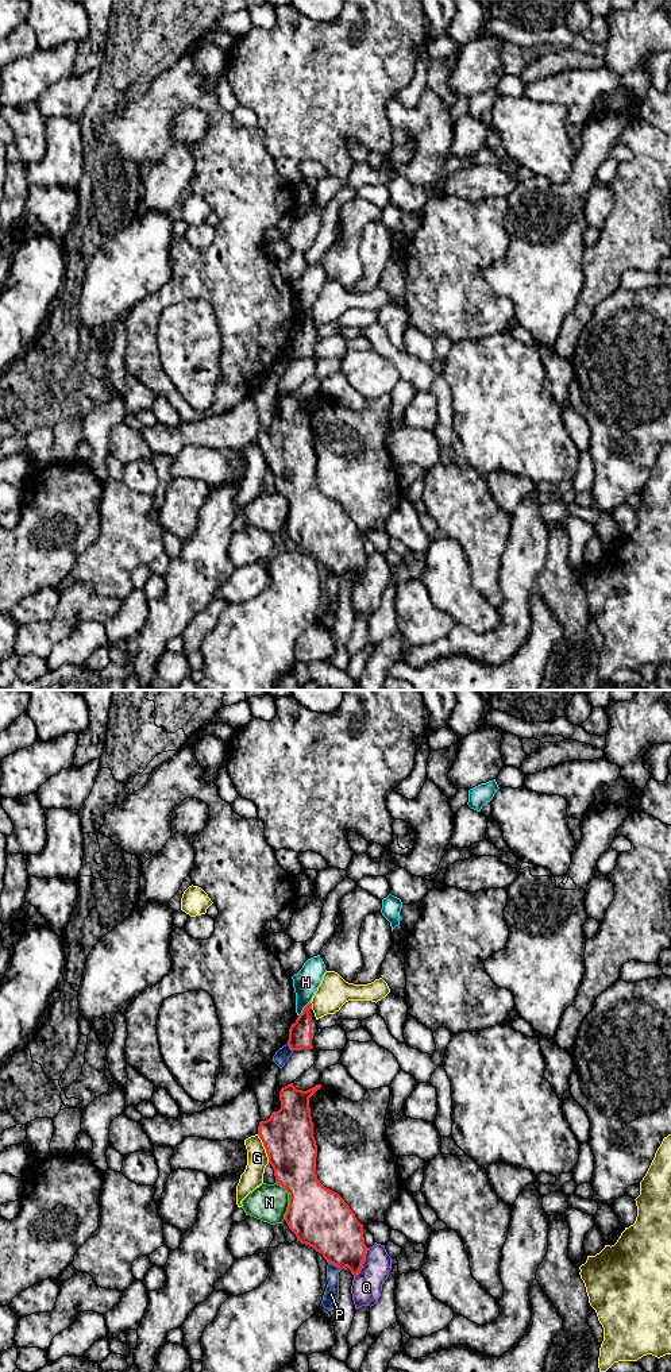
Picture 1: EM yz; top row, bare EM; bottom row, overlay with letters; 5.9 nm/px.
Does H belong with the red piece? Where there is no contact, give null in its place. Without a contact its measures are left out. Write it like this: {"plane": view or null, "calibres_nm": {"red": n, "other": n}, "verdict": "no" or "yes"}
{"plane": "yz", "calibres_nm": {"red": 140, "other": 160}, "verdict": "no"}

